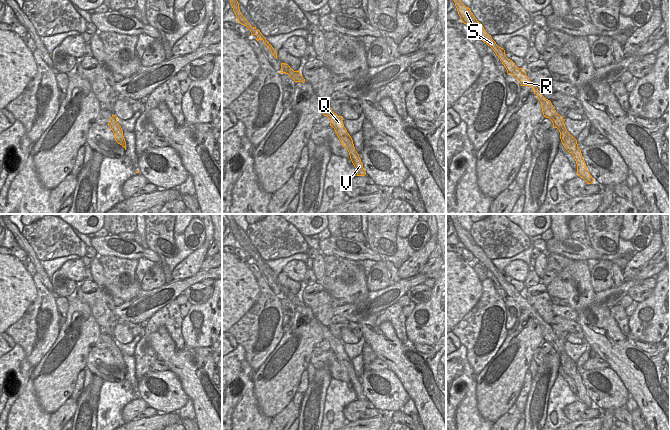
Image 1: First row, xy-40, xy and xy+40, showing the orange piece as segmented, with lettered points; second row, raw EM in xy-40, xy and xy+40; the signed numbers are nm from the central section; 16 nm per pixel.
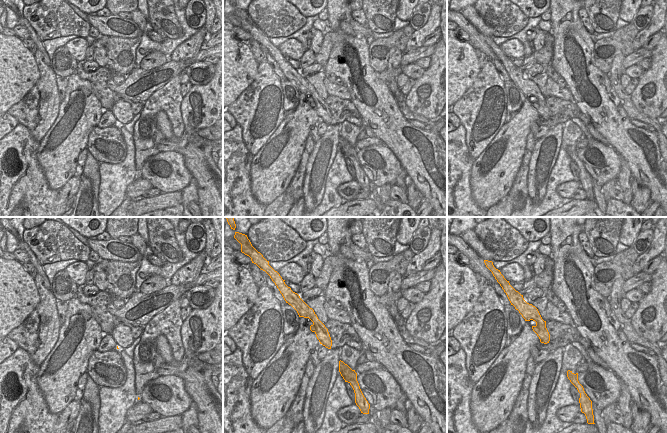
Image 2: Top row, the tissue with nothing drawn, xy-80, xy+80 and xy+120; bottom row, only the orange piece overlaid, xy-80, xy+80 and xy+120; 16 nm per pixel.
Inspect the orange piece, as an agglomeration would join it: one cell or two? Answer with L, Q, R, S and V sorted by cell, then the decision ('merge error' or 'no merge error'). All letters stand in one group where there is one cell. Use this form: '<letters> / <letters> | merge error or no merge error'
L Q R S V | no merge error

